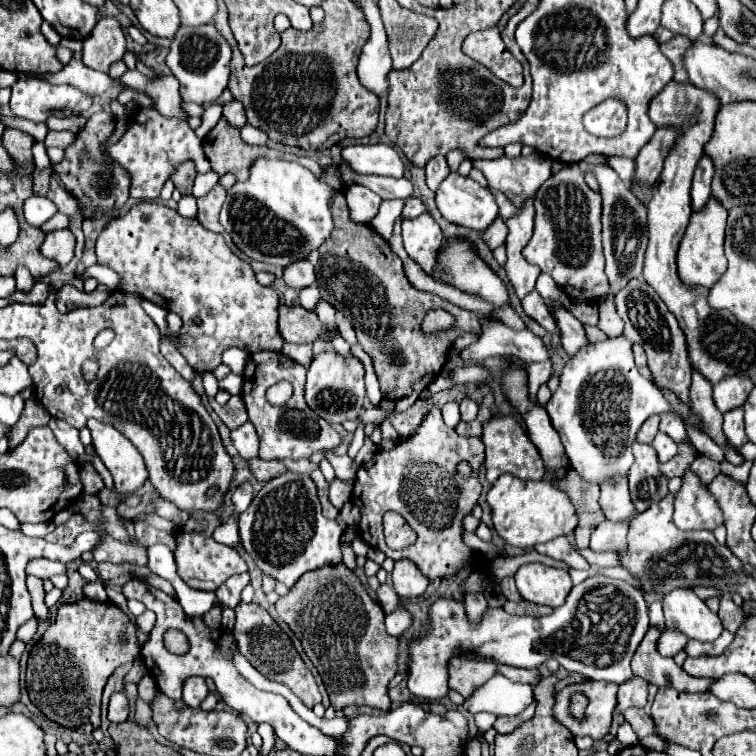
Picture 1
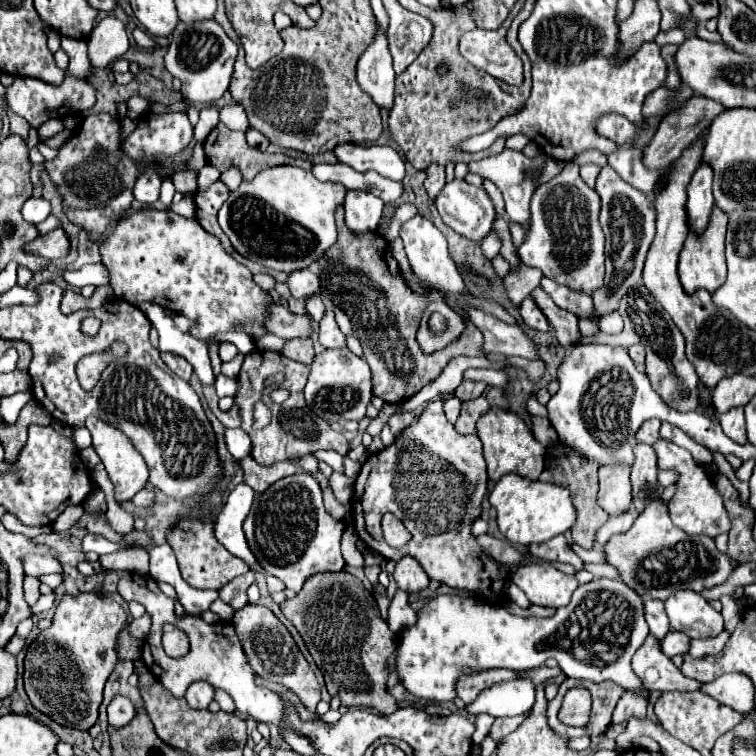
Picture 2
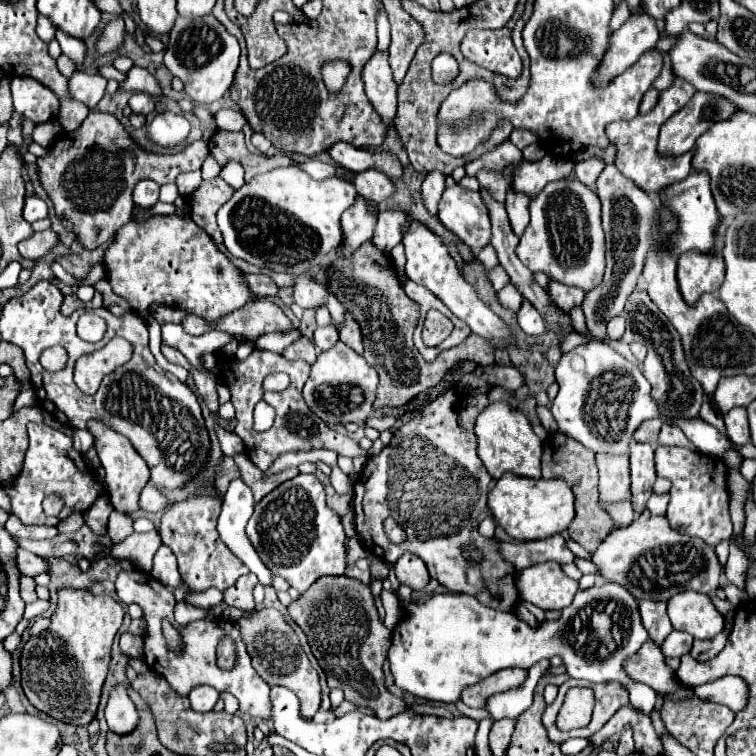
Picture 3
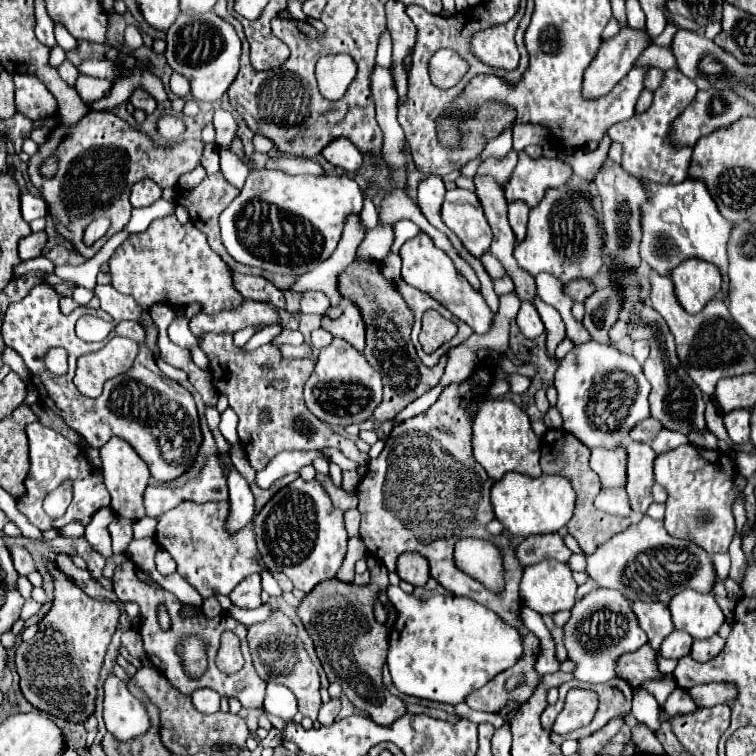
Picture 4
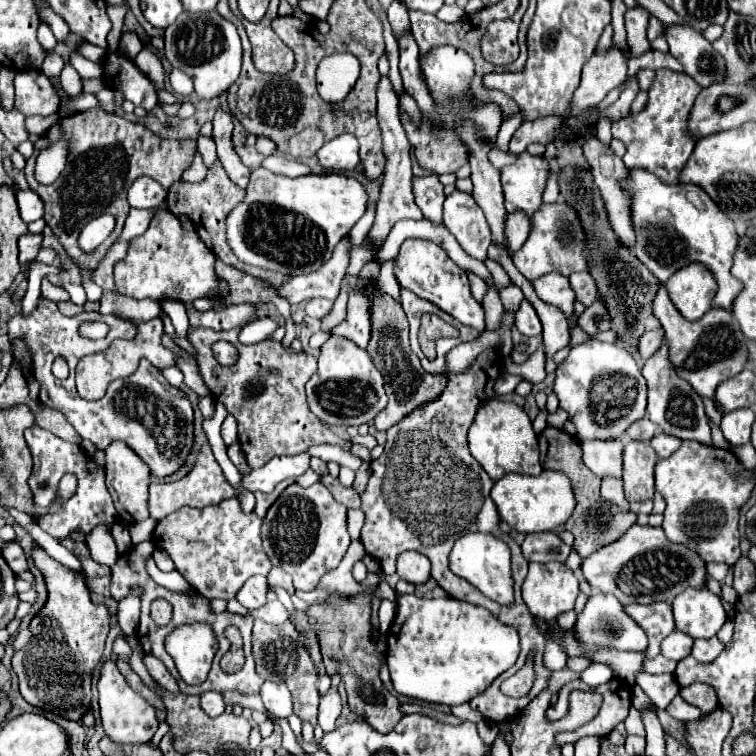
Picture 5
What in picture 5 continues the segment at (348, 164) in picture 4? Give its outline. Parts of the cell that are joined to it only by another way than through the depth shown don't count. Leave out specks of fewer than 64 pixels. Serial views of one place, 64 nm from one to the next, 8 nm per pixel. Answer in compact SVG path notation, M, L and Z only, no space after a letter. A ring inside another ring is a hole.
M342 134L342 136L330 140L328 144L324 144L316 156L318 156L320 164L328 170L348 172L360 164L356 138L348 136L348 134Z

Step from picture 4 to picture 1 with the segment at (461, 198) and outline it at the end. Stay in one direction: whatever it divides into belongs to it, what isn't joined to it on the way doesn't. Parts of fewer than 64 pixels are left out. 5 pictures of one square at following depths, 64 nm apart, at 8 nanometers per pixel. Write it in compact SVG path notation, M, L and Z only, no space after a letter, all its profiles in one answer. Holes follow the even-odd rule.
M450 172L436 190L436 206L446 220L482 232L498 216L496 196L458 172Z

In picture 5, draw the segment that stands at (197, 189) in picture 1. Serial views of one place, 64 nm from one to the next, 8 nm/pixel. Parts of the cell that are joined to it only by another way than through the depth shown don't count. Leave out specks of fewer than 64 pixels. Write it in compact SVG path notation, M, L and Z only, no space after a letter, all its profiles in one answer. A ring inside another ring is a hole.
M200 136L200 138L198 138L198 152L200 152L200 156L204 158L204 164L206 164L208 168L212 168L214 162L218 160L216 144L214 144L212 138L204 138L204 136Z

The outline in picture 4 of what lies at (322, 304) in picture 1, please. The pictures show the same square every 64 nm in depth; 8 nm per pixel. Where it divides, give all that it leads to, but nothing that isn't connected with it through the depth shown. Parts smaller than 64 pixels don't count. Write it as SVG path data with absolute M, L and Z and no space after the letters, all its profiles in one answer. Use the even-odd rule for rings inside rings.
M318 328L318 330L312 332L312 346L314 346L314 348L324 348L332 338L334 338L334 336L332 336L328 330Z

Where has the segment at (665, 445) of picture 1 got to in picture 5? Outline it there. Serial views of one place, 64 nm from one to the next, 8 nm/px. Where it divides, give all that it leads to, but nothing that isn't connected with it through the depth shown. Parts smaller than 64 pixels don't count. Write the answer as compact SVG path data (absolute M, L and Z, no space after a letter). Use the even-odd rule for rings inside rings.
M682 442L682 446L664 460L656 464L656 490L666 500L664 522L662 528L672 542L686 544L688 548L700 552L706 562L726 562L734 566L740 558L740 532L738 532L738 518L740 506L748 500L754 488L754 472L746 472L742 464L730 450L720 450L716 446L704 446L700 442Z

